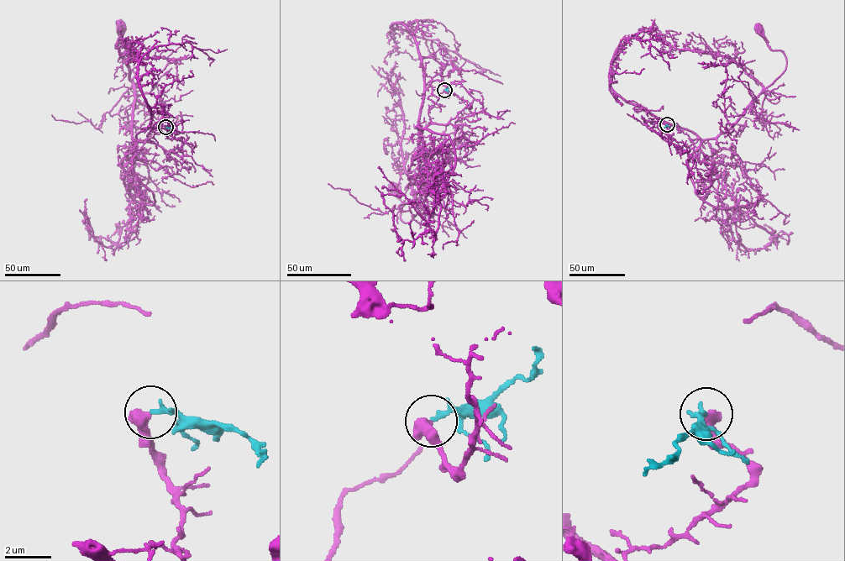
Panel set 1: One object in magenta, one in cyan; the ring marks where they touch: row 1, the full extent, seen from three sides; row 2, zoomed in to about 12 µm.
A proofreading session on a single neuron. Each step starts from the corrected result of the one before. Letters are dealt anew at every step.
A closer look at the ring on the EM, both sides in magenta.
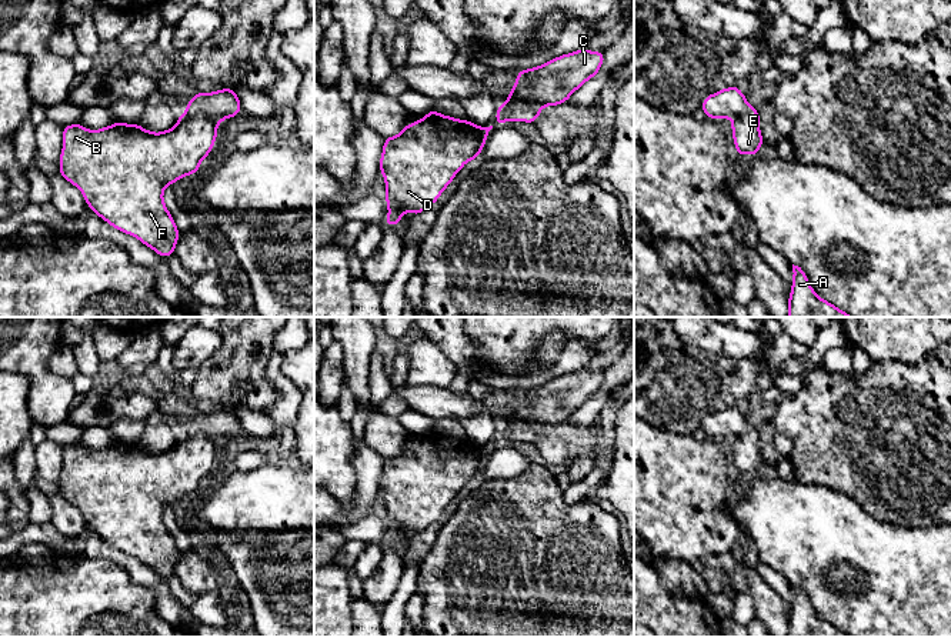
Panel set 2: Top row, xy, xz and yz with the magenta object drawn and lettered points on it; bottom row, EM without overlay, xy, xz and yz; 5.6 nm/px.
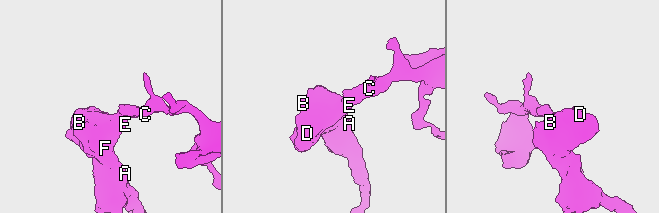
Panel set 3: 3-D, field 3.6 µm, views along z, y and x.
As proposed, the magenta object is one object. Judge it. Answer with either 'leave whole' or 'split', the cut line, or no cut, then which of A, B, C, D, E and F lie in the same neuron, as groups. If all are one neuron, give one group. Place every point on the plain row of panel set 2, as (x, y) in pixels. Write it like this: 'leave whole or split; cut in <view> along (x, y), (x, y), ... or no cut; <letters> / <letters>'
split; cut in xz along (504, 423), (523, 420), (539, 432); A B D E F / C

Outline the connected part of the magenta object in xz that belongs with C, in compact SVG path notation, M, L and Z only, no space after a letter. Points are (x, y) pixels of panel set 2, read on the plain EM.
M581 368L555 377L543 386L520 390L505 424L523 420L537 431L545 426L558 426L594 397L603 383L603 371Z

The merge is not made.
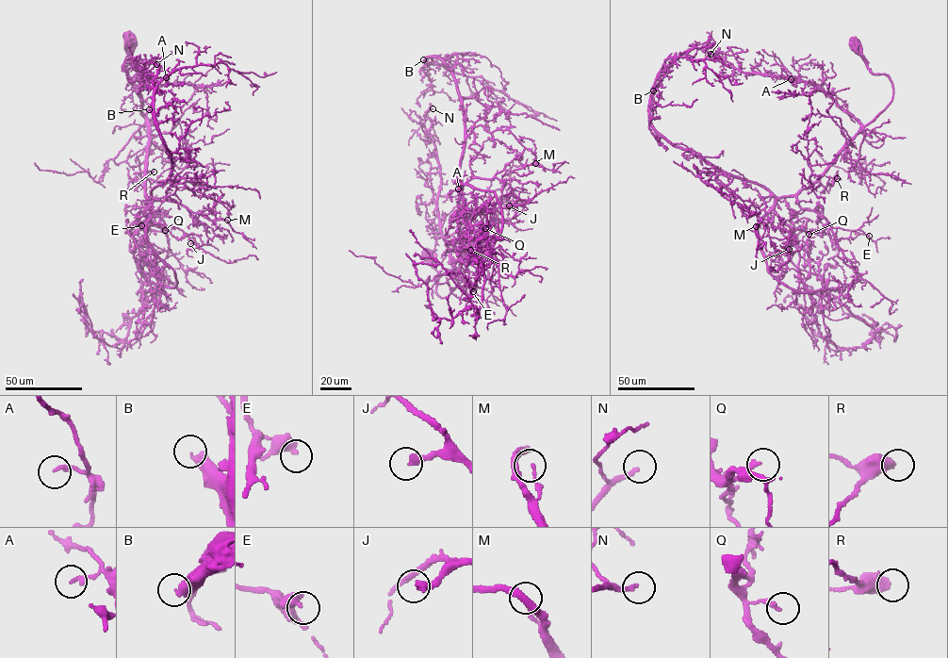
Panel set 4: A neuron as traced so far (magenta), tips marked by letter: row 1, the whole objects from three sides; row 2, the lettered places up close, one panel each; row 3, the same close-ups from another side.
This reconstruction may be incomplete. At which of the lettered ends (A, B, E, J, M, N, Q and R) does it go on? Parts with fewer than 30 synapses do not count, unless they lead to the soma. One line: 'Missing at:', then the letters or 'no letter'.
Missing at: B, N

